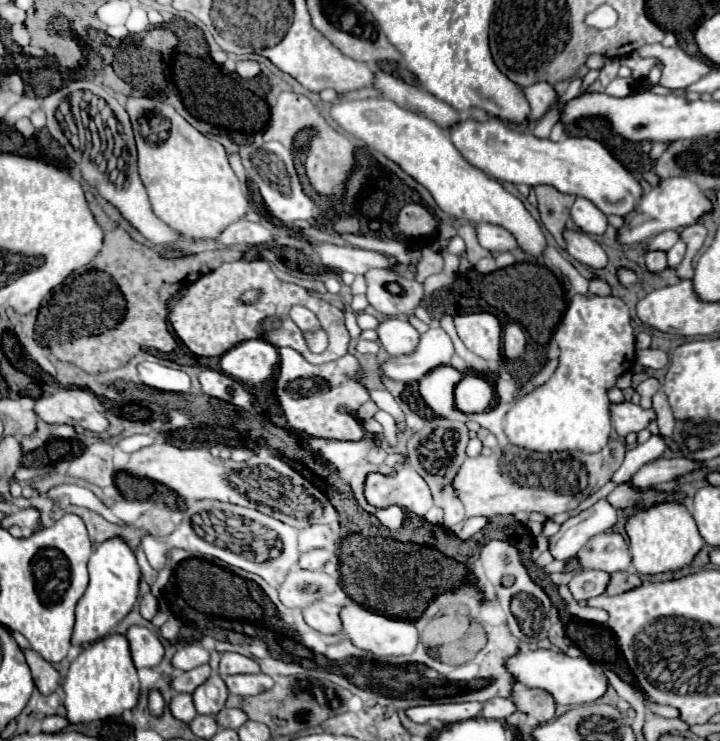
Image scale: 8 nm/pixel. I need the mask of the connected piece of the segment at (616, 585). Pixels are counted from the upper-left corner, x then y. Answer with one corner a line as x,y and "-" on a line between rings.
623,571
623,573
613,573
609,583
607,583
607,591
605,595
617,595
617,593
623,593
623,591
629,591
633,587
637,587
641,583
639,575
633,571

